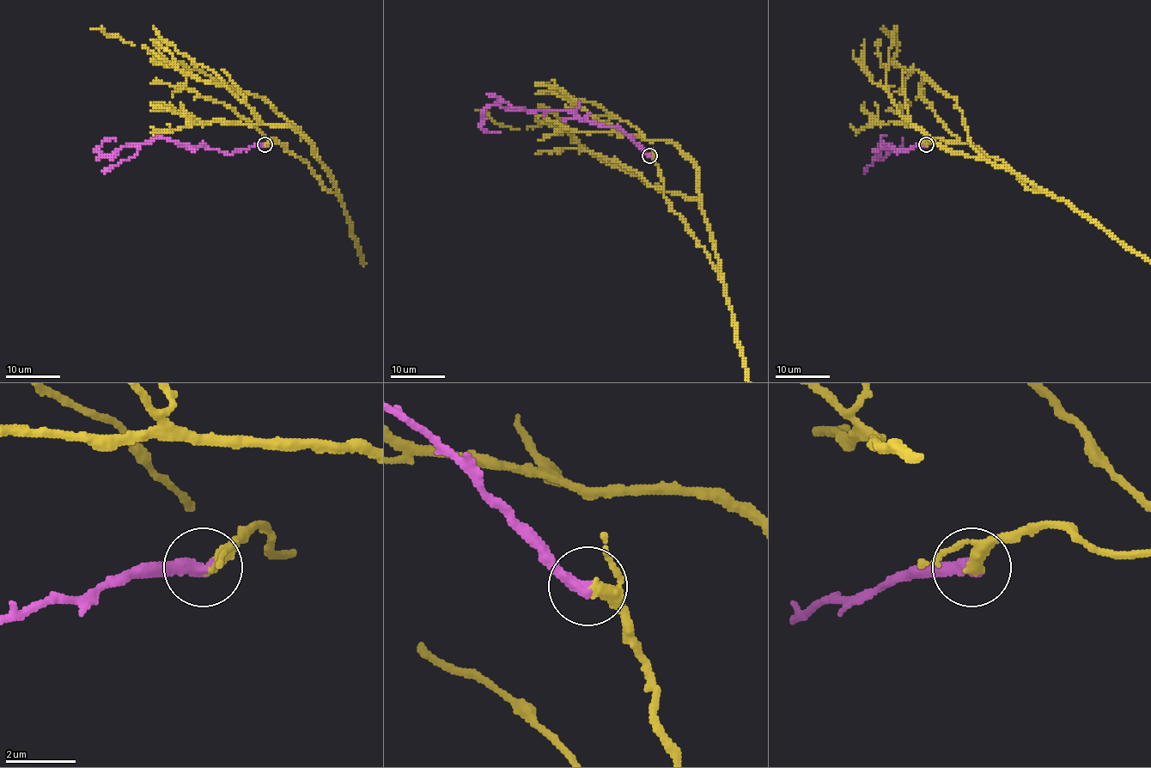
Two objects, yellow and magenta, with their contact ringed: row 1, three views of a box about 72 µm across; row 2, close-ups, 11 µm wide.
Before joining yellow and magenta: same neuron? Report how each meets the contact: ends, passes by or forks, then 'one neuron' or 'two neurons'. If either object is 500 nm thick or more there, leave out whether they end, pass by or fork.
yellow passes by | magenta ends | one neuron

